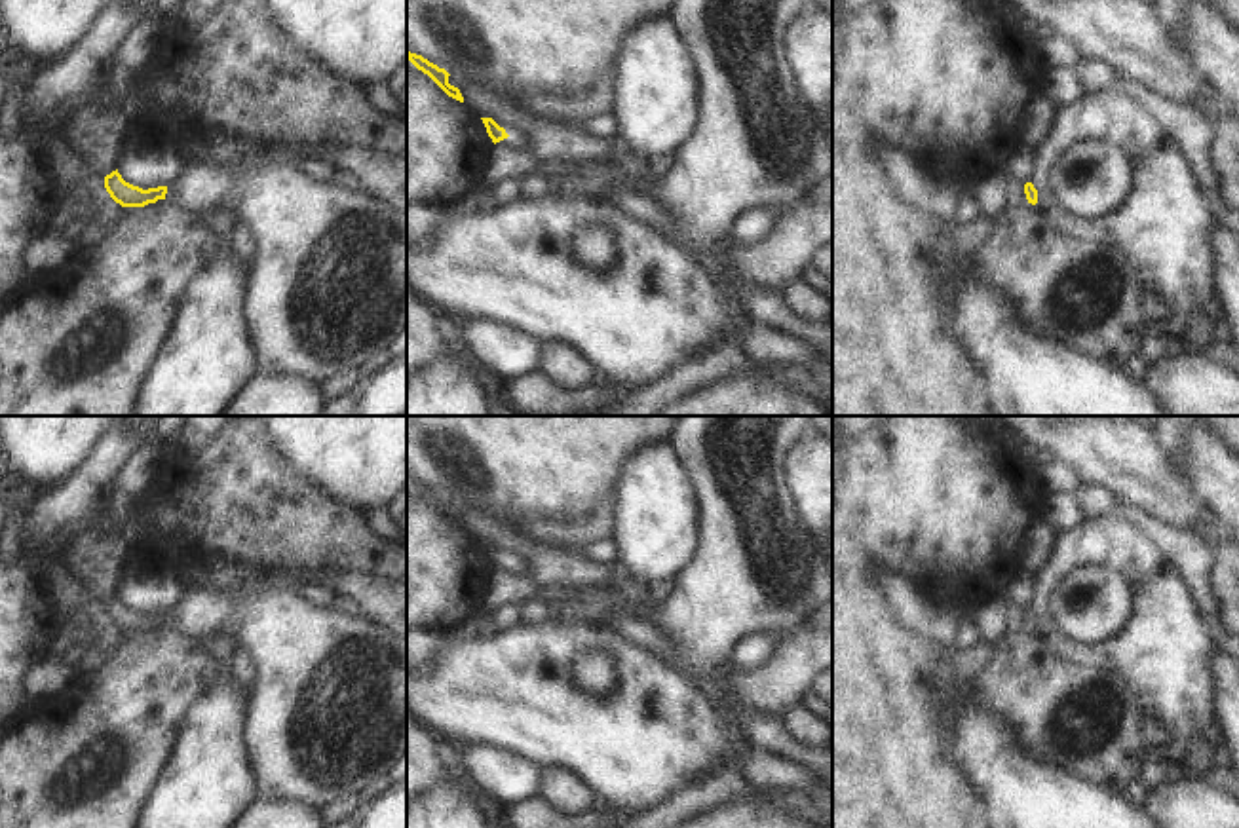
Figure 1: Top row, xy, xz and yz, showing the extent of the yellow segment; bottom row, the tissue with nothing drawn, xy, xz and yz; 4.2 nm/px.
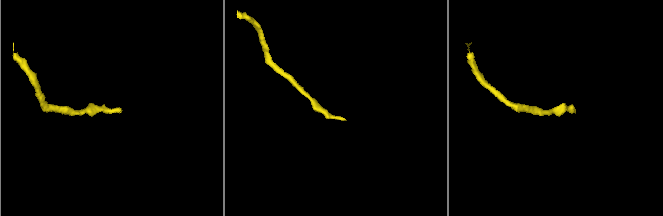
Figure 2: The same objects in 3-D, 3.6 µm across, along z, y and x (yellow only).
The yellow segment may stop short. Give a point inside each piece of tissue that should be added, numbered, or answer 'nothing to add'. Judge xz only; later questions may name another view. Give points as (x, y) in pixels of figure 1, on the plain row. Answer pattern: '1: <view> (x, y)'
nothing to add

